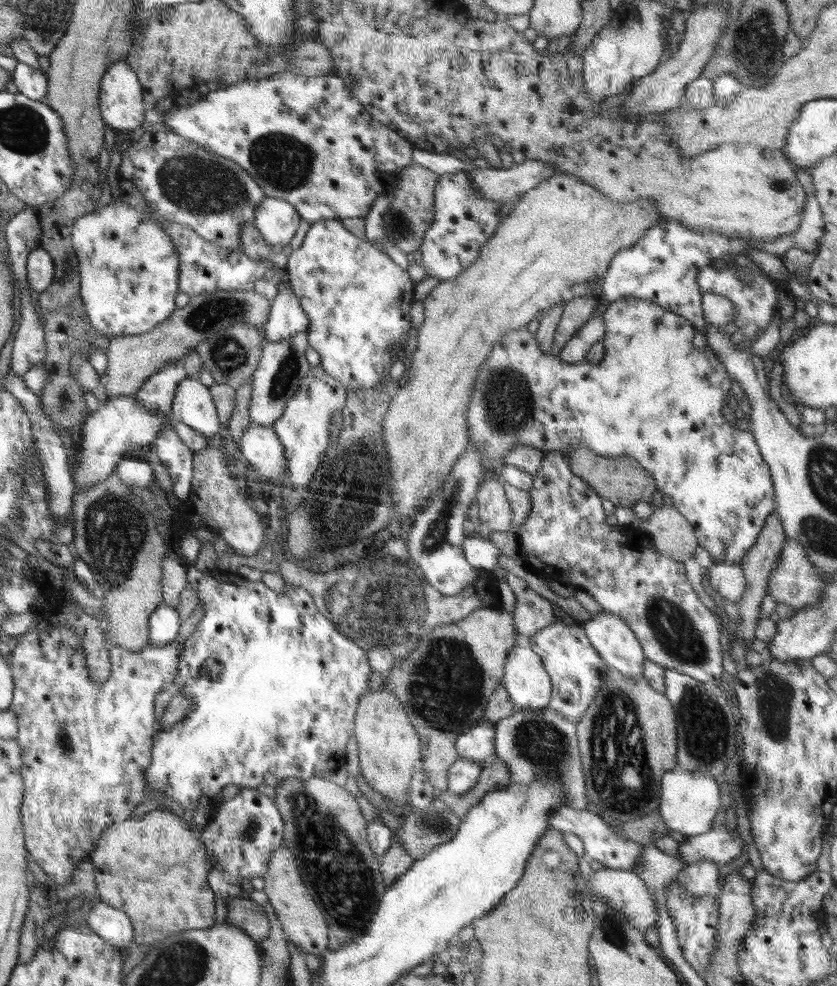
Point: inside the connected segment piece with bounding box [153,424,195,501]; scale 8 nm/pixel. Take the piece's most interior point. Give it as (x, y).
(177, 458)

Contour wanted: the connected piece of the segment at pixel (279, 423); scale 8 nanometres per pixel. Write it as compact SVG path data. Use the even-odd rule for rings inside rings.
M320 366L312 367L306 378L302 378L298 392L288 400L282 416L272 424L278 440L284 446L286 479L290 486L294 486L294 490L304 490L314 480L314 474L320 468L320 462L329 444L332 413L338 409L342 410L346 393L336 377L328 375Z

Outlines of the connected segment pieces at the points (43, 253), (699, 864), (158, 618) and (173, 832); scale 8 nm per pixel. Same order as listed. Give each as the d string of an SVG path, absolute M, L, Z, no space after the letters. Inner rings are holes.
M39 247L34 250L27 259L27 284L36 292L47 291L53 283L55 264L53 258L46 249Z
M708 859L690 863L678 872L678 883L698 899L706 893L715 893L720 876L719 865L716 861Z
M162 603L151 614L150 620L150 644L162 646L175 640L180 628L180 616L175 607Z
M155 809L138 820L112 823L97 842L92 855L93 876L97 884L98 899L126 912L134 924L136 944L153 944L180 931L210 928L215 923L215 894L208 888L206 876L210 872L206 864L207 849L194 836L194 827L170 810Z

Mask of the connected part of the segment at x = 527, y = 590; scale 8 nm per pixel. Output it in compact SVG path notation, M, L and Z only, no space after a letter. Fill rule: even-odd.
M507 571L502 582L516 598L512 618L514 630L519 636L530 637L554 621L562 619L554 612L552 603L532 590L523 578Z

